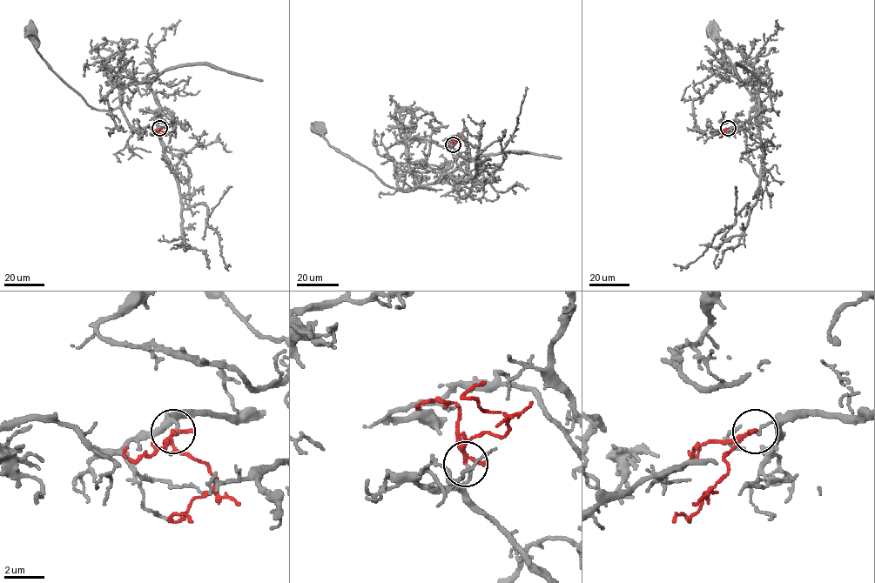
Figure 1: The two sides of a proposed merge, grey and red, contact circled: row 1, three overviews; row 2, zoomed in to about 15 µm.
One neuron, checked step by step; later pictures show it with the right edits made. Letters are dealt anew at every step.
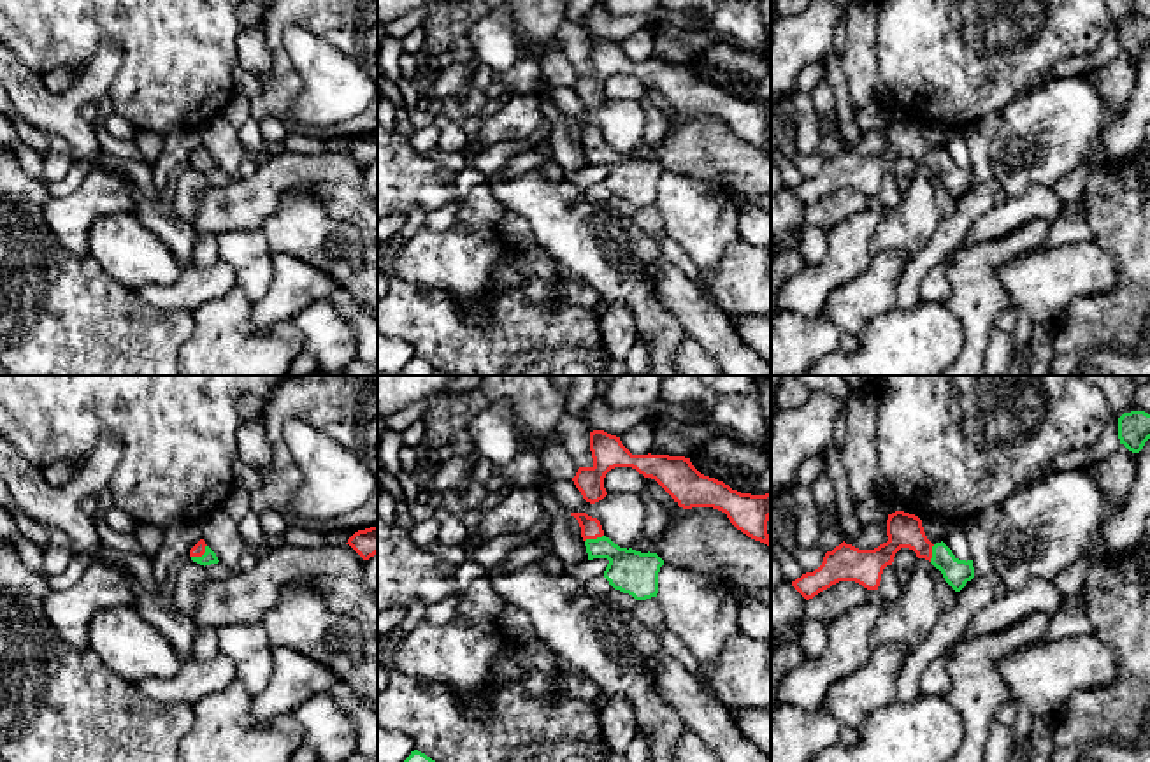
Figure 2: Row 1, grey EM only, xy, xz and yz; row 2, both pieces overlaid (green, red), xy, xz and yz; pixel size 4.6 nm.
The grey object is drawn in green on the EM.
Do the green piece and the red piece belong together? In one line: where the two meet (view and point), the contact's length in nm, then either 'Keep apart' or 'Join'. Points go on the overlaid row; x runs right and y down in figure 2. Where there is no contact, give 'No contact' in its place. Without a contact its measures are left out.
Touches green at xy (202, 555). Shared border 90 nm. Join

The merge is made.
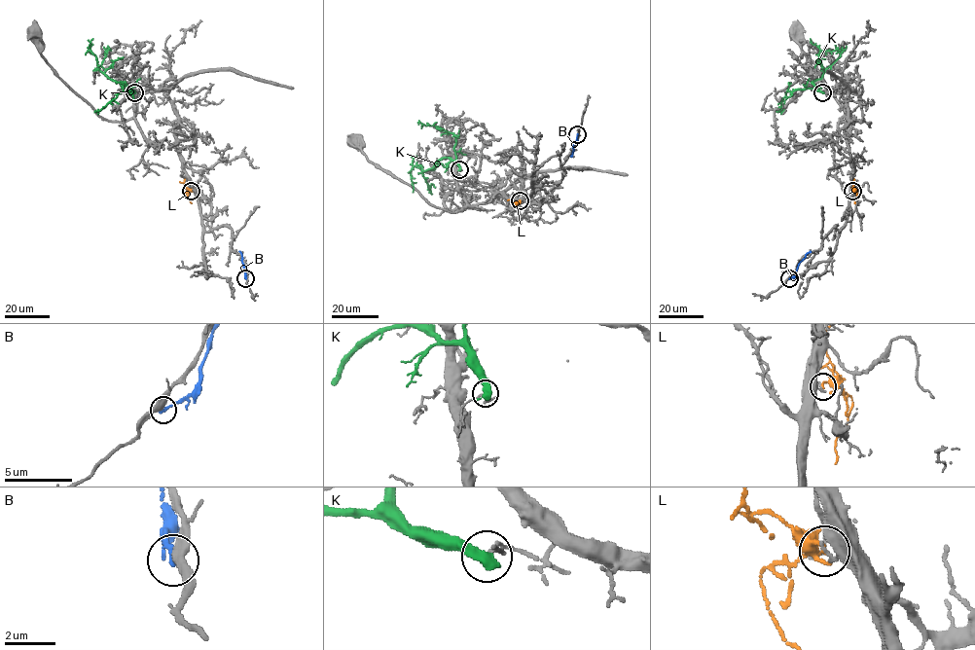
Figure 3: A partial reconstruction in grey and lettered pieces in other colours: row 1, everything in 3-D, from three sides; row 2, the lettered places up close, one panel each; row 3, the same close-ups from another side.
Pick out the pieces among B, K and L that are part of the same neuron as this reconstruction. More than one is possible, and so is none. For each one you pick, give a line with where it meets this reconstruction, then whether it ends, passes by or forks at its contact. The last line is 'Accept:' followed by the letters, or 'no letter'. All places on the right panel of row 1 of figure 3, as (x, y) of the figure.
Accept: no letter

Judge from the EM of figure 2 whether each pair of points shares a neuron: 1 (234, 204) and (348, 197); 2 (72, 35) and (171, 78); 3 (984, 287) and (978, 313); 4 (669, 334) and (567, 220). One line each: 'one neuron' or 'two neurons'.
1: one neuron
2: one neuron
3: one neuron
4: one neuron

